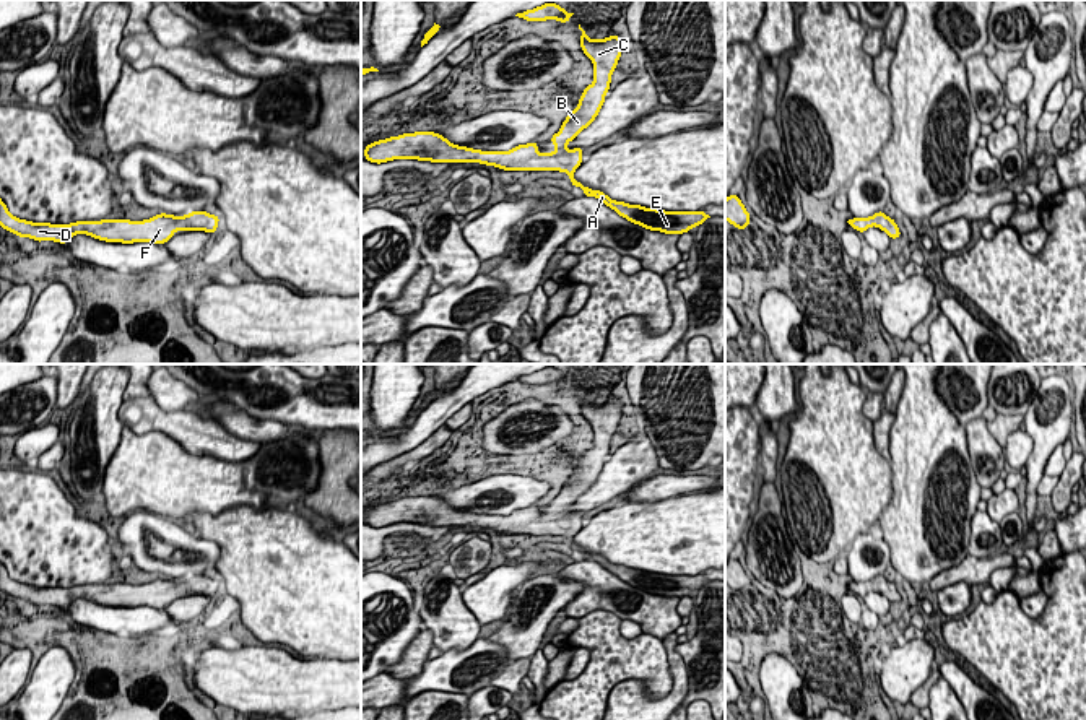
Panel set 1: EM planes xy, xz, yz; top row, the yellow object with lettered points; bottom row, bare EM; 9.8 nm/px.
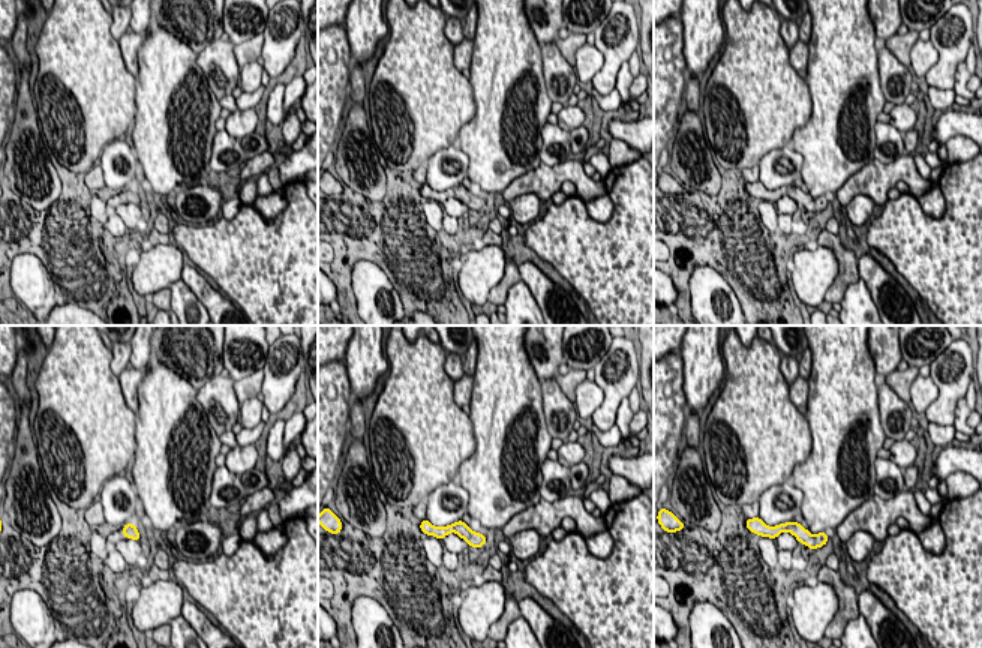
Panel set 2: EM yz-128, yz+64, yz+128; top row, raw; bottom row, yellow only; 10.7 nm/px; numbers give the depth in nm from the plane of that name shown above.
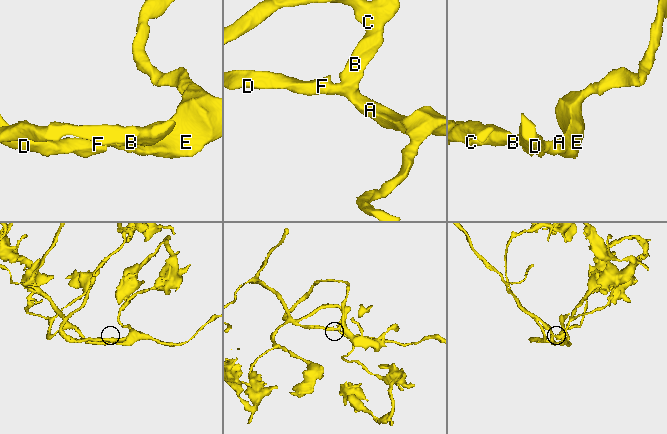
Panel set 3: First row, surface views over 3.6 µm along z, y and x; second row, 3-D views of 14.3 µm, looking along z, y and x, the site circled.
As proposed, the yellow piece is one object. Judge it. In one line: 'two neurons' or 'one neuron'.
one neuron

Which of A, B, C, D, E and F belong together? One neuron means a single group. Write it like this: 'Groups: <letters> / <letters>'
Groups: A B C D E F

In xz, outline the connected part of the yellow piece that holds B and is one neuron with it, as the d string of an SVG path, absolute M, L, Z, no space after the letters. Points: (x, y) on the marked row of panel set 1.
M580 28L582 52L593 63L593 83L580 94L577 107L566 117L558 133L551 137L556 146L553 153L538 153L538 143L514 146L509 151L481 151L450 143L434 132L402 133L374 143L364 148L364 159L382 164L393 159L418 159L431 163L480 163L507 171L559 171L567 172L572 187L584 190L585 197L595 197L603 205L615 210L628 221L639 224L650 231L665 234L689 232L691 228L702 224L709 215L699 211L665 211L657 208L645 208L641 205L629 205L626 202L611 200L602 190L592 190L574 179L574 171L582 164L582 148L567 150L584 128L587 128L598 115L605 94L610 91L611 75L616 70L623 50L623 39L619 36L608 36L605 39L590 39Z

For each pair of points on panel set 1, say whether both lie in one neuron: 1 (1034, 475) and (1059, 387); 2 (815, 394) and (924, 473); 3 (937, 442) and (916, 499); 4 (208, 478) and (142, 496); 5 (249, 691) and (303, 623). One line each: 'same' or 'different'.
1: same
2: different
3: same
4: same
5: different

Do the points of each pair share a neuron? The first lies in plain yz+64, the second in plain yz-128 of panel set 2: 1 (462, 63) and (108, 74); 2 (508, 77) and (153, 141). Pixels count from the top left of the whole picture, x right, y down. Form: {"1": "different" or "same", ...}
{"1": "different", "2": "same"}

